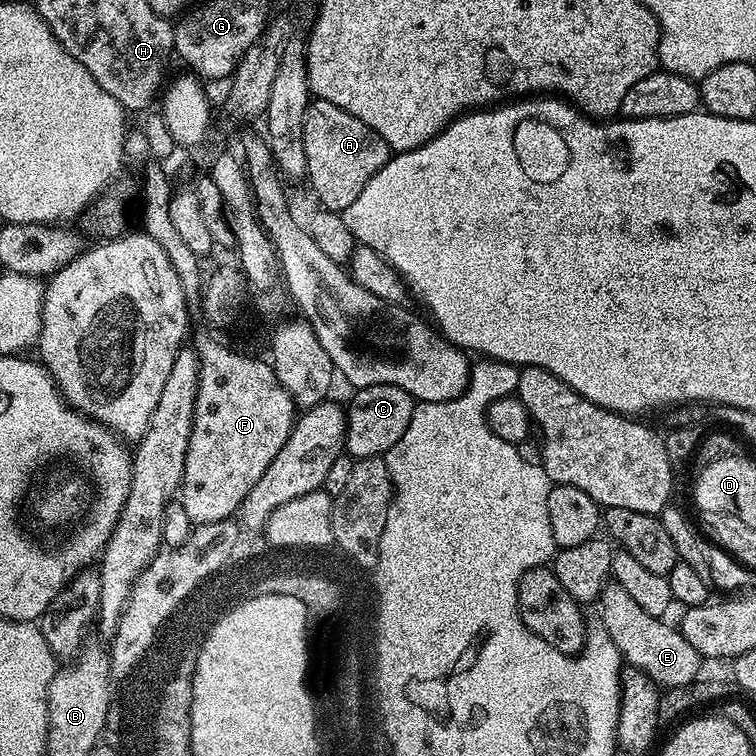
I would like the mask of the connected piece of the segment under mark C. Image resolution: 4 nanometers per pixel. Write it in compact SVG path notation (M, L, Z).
M374 385L355 389L352 401L346 404L348 434L344 438L347 455L361 460L371 456L384 456L406 433L414 407L414 399L406 390L394 385Z

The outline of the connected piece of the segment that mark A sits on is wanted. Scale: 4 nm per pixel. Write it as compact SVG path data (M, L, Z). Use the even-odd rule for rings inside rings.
M319 98L309 99L306 114L302 118L302 134L306 150L307 183L312 183L312 192L317 196L319 207L329 208L341 214L362 194L362 186L382 170L390 158L388 143L366 122L354 118L346 110Z

